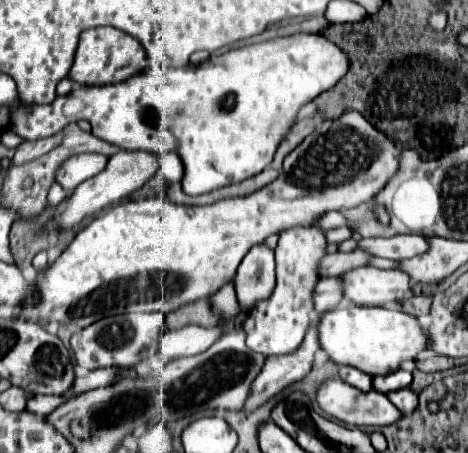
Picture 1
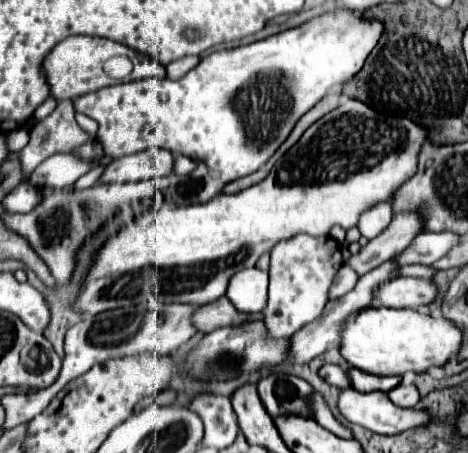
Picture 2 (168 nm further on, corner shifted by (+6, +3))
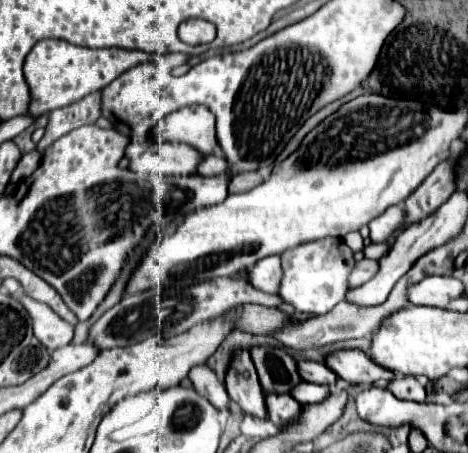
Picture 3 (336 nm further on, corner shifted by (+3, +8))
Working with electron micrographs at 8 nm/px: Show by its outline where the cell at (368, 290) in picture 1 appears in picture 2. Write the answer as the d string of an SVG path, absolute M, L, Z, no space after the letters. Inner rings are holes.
M397 277L377 289L375 305L417 309L421 305L431 305L437 297L439 287L433 281L415 277Z

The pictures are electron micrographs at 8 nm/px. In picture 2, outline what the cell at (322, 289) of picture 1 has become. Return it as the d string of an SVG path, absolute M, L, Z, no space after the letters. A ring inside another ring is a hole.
M343 265L343 267L339 269L335 281L333 281L333 287L331 287L331 299L349 293L349 289L353 289L353 285L357 283L357 279L359 279L359 275L357 275L353 269L349 269L349 265Z

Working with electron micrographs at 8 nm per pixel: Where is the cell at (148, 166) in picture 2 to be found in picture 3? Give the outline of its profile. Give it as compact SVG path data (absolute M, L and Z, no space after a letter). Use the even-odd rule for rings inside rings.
M184 142L152 144L150 150L144 152L140 158L130 160L128 170L158 172L160 176L192 174L192 172L196 172L196 160L200 160L198 150Z

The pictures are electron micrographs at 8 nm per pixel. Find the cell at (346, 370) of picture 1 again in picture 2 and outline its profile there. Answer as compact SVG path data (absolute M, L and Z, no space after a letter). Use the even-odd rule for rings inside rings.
M323 365L319 369L319 377L325 379L329 385L339 387L339 389L345 389L345 387L351 385L349 377L347 377L347 371L343 367L339 367L339 365Z

